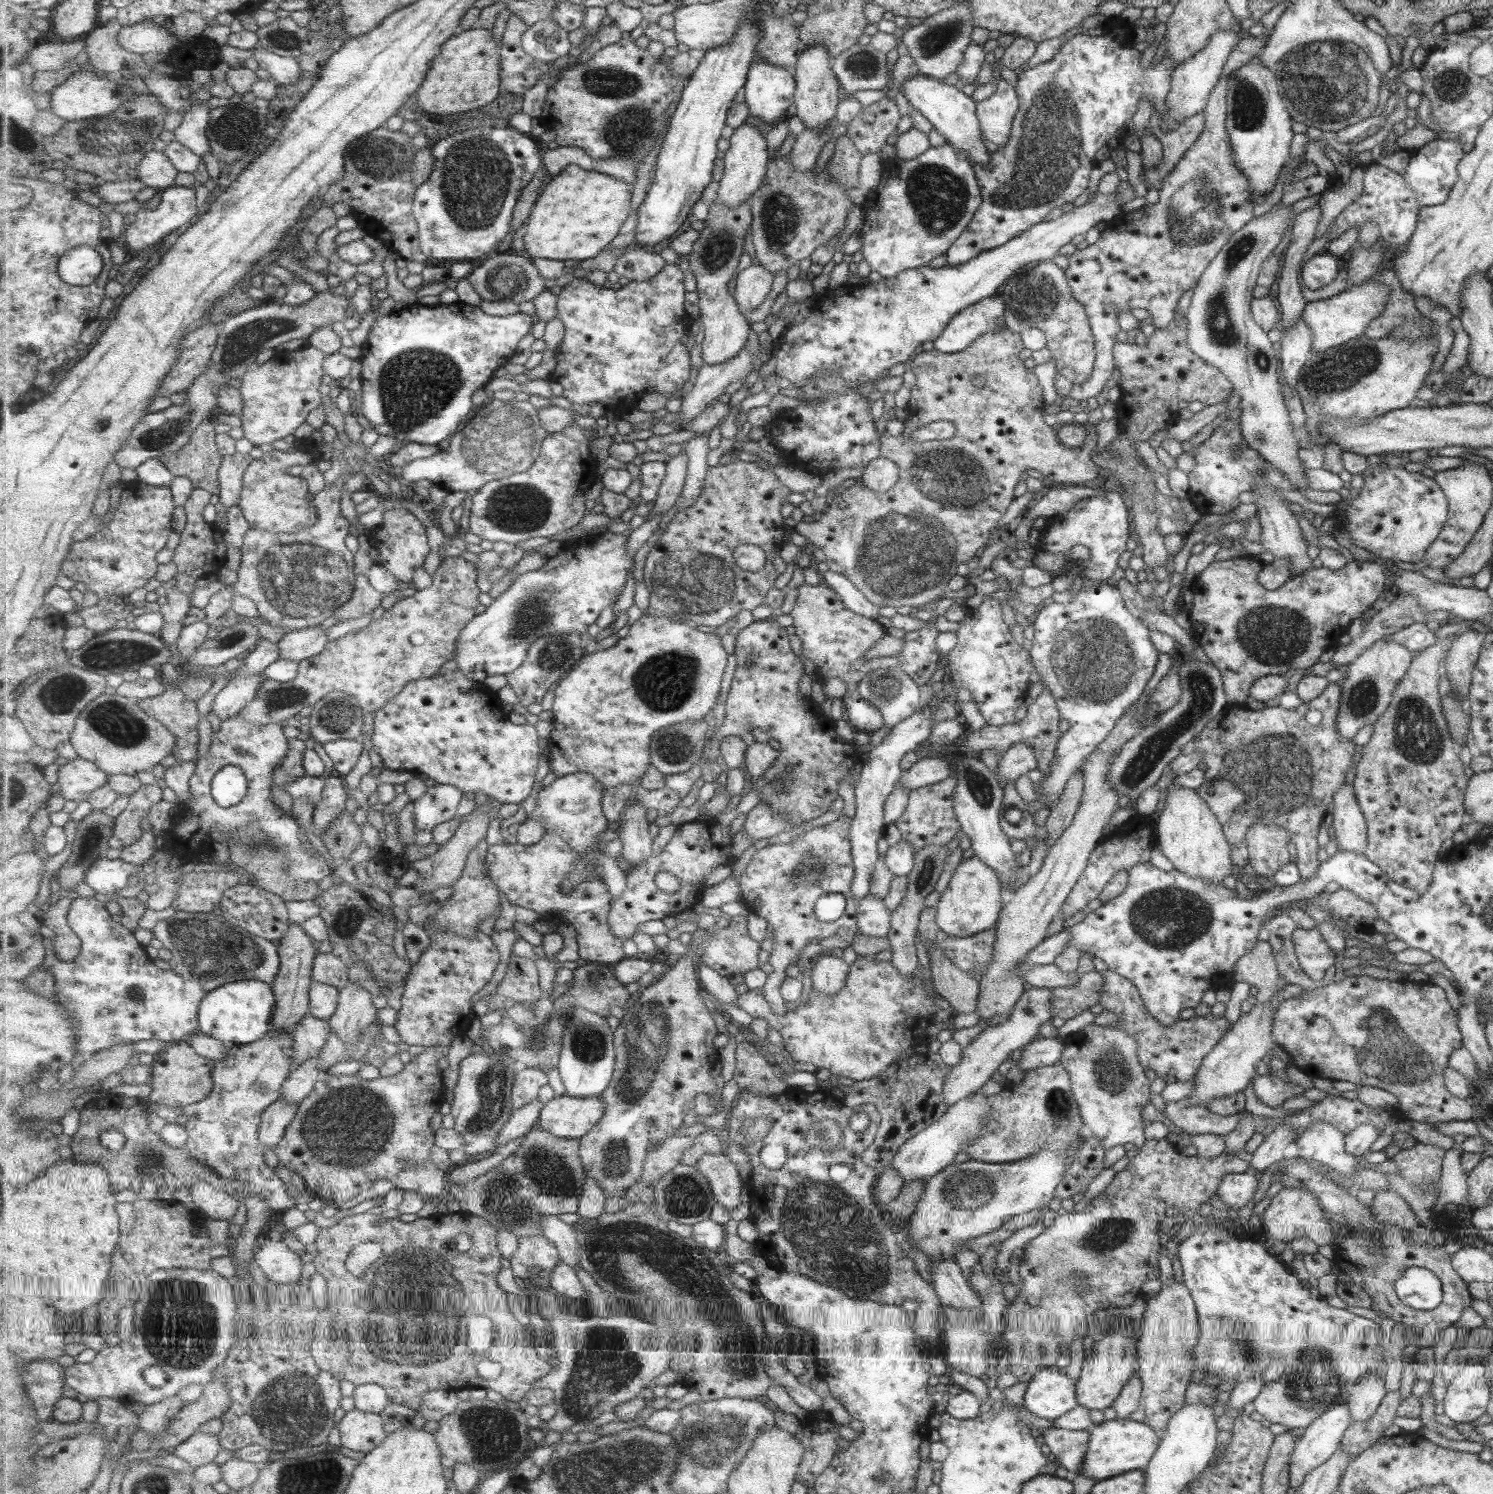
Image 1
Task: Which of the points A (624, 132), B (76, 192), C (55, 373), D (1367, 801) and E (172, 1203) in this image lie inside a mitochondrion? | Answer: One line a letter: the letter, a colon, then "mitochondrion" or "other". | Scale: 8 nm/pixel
A: mitochondrion
B: other
C: other
D: other
E: other

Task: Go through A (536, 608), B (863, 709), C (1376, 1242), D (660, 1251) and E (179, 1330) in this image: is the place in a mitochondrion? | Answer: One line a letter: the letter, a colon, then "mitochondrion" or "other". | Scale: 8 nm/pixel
A: mitochondrion
B: mitochondrion
C: mitochondrion
D: mitochondrion
E: mitochondrion

